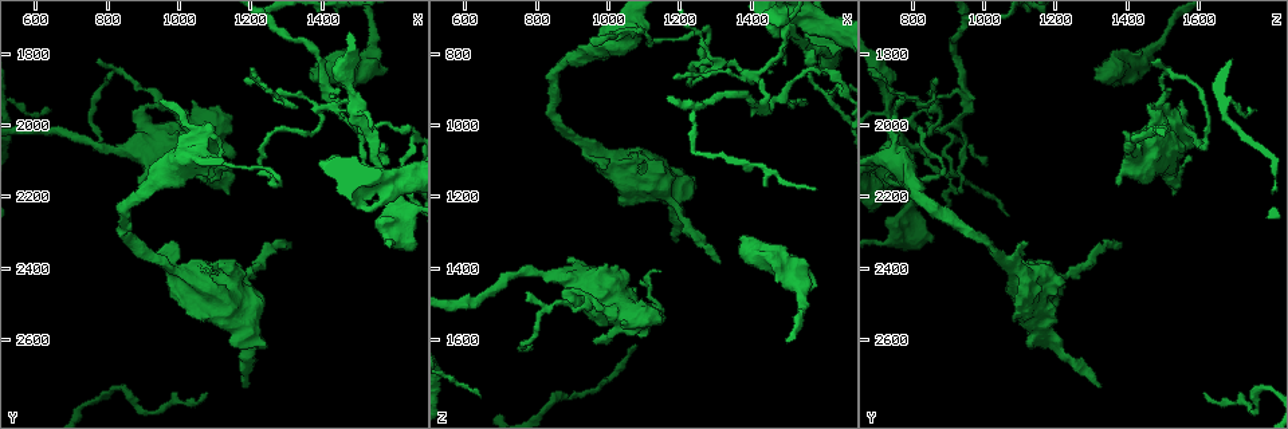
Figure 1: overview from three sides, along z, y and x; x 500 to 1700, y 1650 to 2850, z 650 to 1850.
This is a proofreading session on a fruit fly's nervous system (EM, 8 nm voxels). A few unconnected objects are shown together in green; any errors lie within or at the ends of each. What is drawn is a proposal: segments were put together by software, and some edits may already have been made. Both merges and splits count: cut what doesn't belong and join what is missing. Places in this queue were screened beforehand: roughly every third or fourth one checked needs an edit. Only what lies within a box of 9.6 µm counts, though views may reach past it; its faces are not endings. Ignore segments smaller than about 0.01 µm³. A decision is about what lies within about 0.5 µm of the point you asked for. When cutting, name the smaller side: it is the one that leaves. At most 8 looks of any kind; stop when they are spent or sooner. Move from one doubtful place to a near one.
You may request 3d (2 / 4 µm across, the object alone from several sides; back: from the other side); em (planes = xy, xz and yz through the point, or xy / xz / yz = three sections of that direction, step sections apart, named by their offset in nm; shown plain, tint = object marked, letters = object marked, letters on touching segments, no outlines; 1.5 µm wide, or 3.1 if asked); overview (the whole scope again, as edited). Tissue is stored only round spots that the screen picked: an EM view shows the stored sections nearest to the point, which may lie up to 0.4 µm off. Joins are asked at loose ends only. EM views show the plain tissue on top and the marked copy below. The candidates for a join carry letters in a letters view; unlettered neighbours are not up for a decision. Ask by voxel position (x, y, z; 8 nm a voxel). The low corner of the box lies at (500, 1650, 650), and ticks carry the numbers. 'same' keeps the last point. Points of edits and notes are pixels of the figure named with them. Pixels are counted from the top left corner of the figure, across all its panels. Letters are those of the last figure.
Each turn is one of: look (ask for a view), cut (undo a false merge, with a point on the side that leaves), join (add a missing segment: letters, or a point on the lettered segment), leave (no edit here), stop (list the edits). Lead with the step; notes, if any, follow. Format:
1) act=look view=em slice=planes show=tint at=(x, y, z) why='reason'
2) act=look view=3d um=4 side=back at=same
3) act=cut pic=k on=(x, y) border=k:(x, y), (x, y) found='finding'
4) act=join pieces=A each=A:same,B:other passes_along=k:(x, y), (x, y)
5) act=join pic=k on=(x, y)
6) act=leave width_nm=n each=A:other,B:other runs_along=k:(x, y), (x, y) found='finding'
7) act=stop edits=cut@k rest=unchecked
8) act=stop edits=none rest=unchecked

act=look view=3d um=4 at=(770, 2070, 1620) why='an open end'

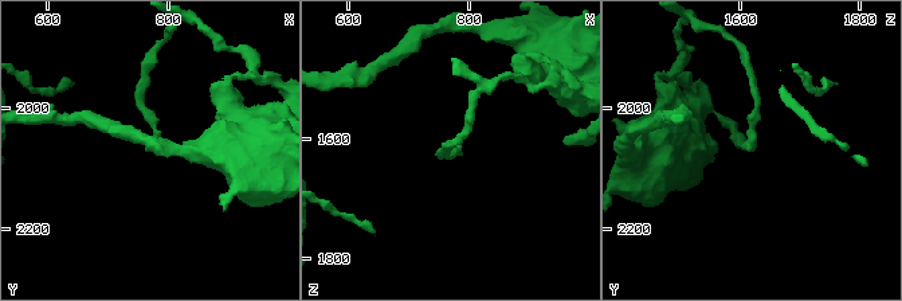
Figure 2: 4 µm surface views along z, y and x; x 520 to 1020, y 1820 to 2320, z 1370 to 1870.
act=look view=em slice=planes show=letters at=(765, 2065, 1610) why='now the EM'

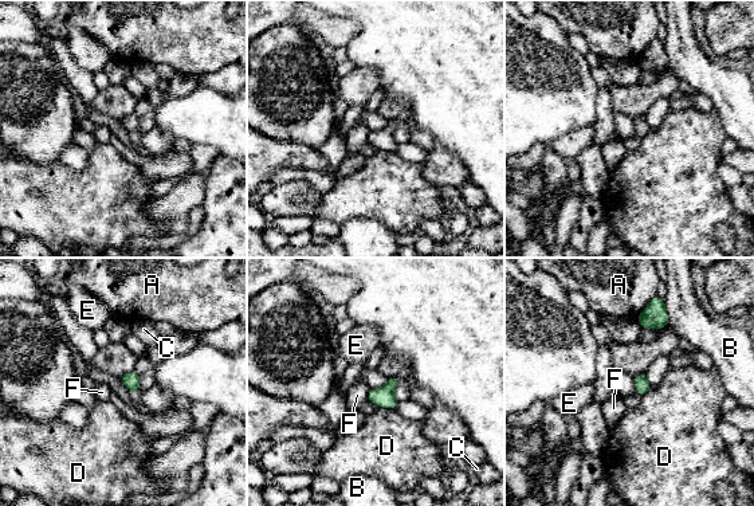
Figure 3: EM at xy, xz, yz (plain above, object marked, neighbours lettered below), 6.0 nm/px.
act=leave each=A:other,B:other,C:other,D:other,E:other,F:other found='none of them fits'

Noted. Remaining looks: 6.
act=look view=3d um=2 at=(640, 1950, 1770) why='thin end'

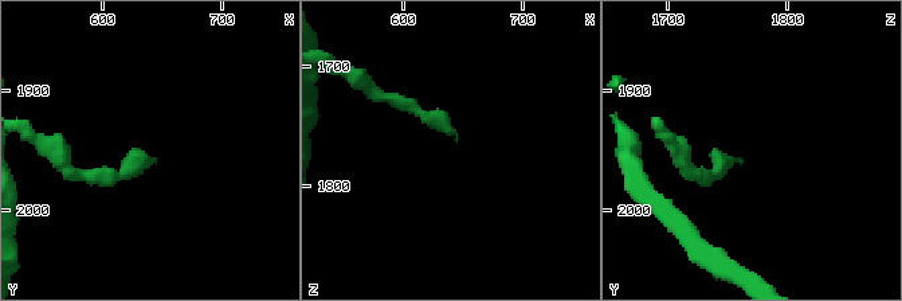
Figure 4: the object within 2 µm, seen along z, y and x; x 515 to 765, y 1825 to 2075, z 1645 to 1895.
act=look view=em slice=planes show=letters at=(648, 1958, 1762)

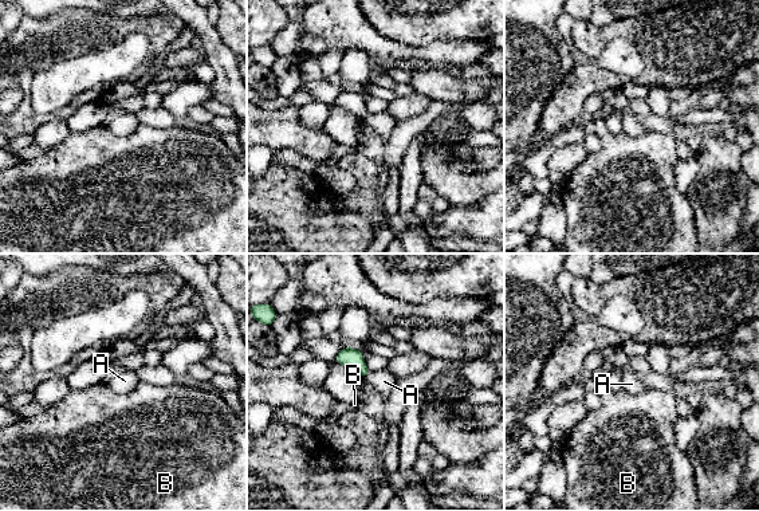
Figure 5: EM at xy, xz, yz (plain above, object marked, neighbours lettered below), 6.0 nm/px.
act=join pieces=A each=A:same,B:other passes_along=5:(352, 358), (366, 374), (384, 381) found='it goes on there'

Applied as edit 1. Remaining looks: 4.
act=look view=3d um=4 at=(1540, 1800, 1450) why='calibre changes'

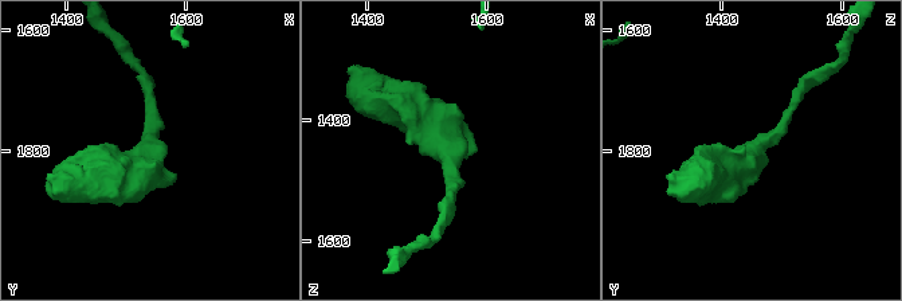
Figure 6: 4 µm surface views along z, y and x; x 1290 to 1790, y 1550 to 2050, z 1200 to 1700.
act=look view=em slice=planes show=letters at=(1545, 1795, 1460)

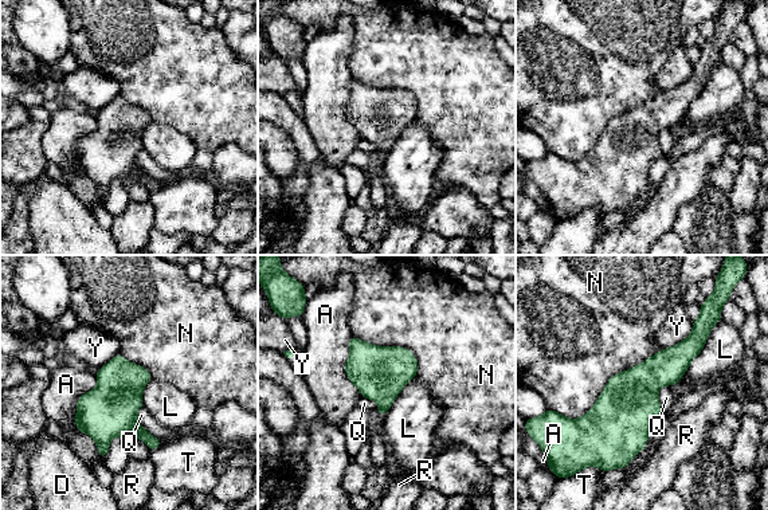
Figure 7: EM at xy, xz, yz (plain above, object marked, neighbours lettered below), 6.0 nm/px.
act=leave longest_contact=N:750nm each=A:other,D:other,L:other,N:other,Q:other,R:other,T:other,Y:other border=7:(716, 324), (702, 350), (678, 381) found='all the same neuron'

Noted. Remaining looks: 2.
act=stop edits=join@5 rest=unchecked

